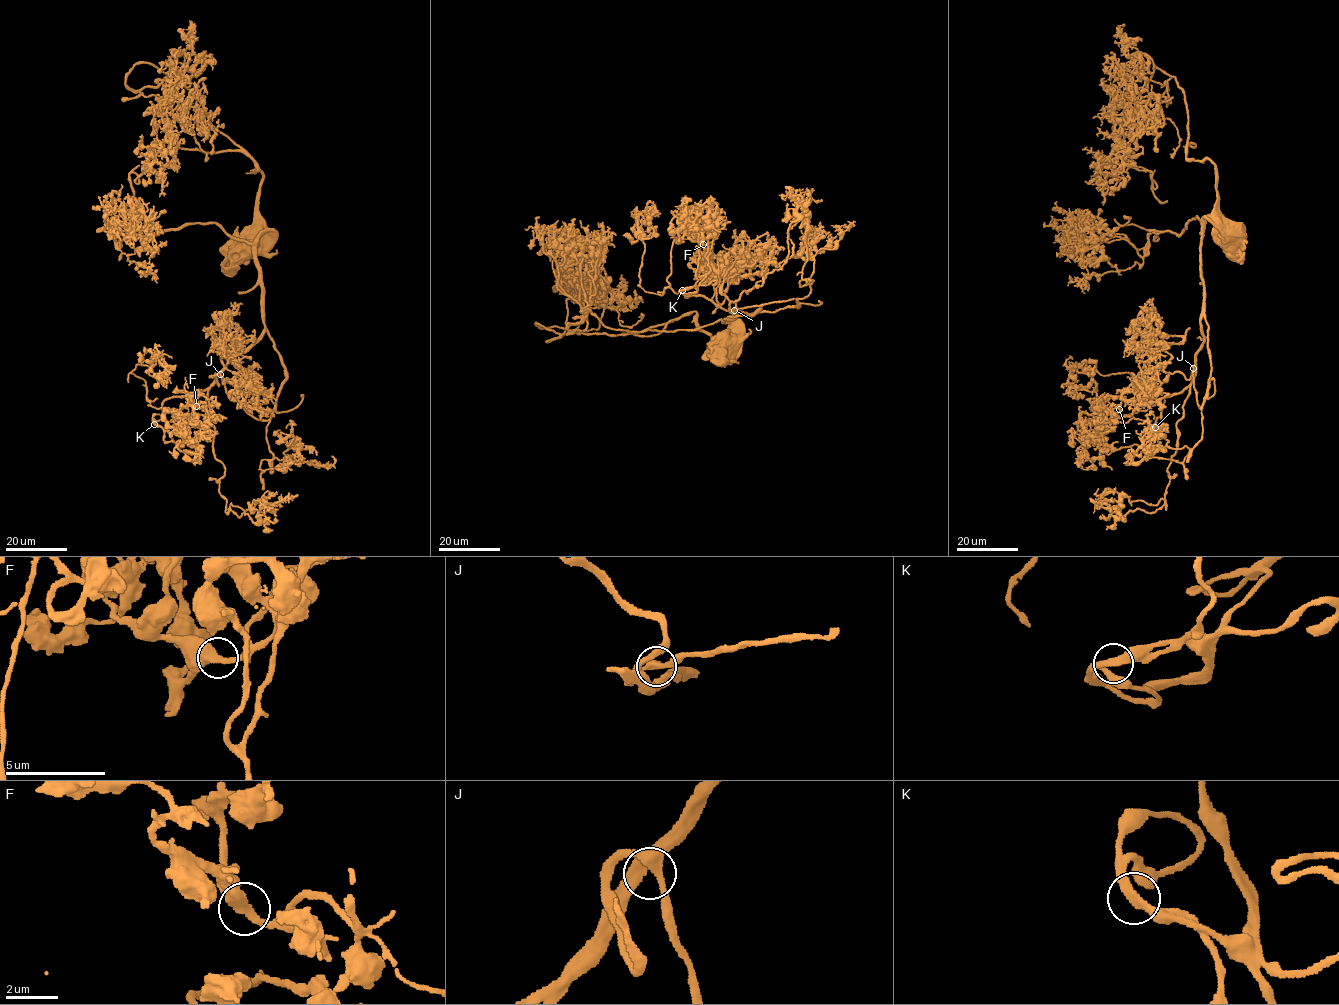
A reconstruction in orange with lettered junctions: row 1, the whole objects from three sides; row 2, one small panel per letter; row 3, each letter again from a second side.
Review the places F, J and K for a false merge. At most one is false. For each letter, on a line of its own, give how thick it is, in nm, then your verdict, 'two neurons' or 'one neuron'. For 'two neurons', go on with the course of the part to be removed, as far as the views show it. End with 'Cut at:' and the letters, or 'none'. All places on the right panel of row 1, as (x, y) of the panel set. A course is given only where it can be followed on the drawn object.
F: 440 nm thick; one neuron
J: 300 nm thick; one neuron
K: 320 nm thick; one neuron
Cut at: none

